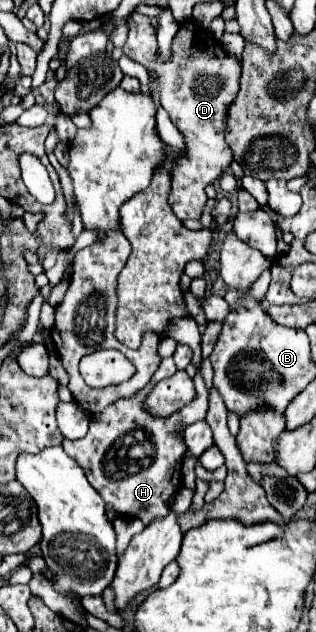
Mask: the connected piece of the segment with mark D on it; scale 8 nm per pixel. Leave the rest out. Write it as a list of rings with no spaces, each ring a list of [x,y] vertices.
[[[129,16],[129,38],[123,52],[135,62],[143,64],[149,72],[149,88],[157,82],[161,106],[169,112],[171,122],[185,138],[187,152],[181,156],[173,170],[173,186],[169,192],[169,206],[173,214],[183,222],[187,218],[199,220],[207,202],[205,186],[221,178],[225,168],[233,162],[233,152],[225,142],[225,118],[227,106],[237,98],[241,62],[237,56],[223,50],[217,40],[205,40],[205,30],[193,22],[181,24],[173,38],[171,58],[163,60],[157,52],[157,38],[153,38],[153,26],[147,16]]]

